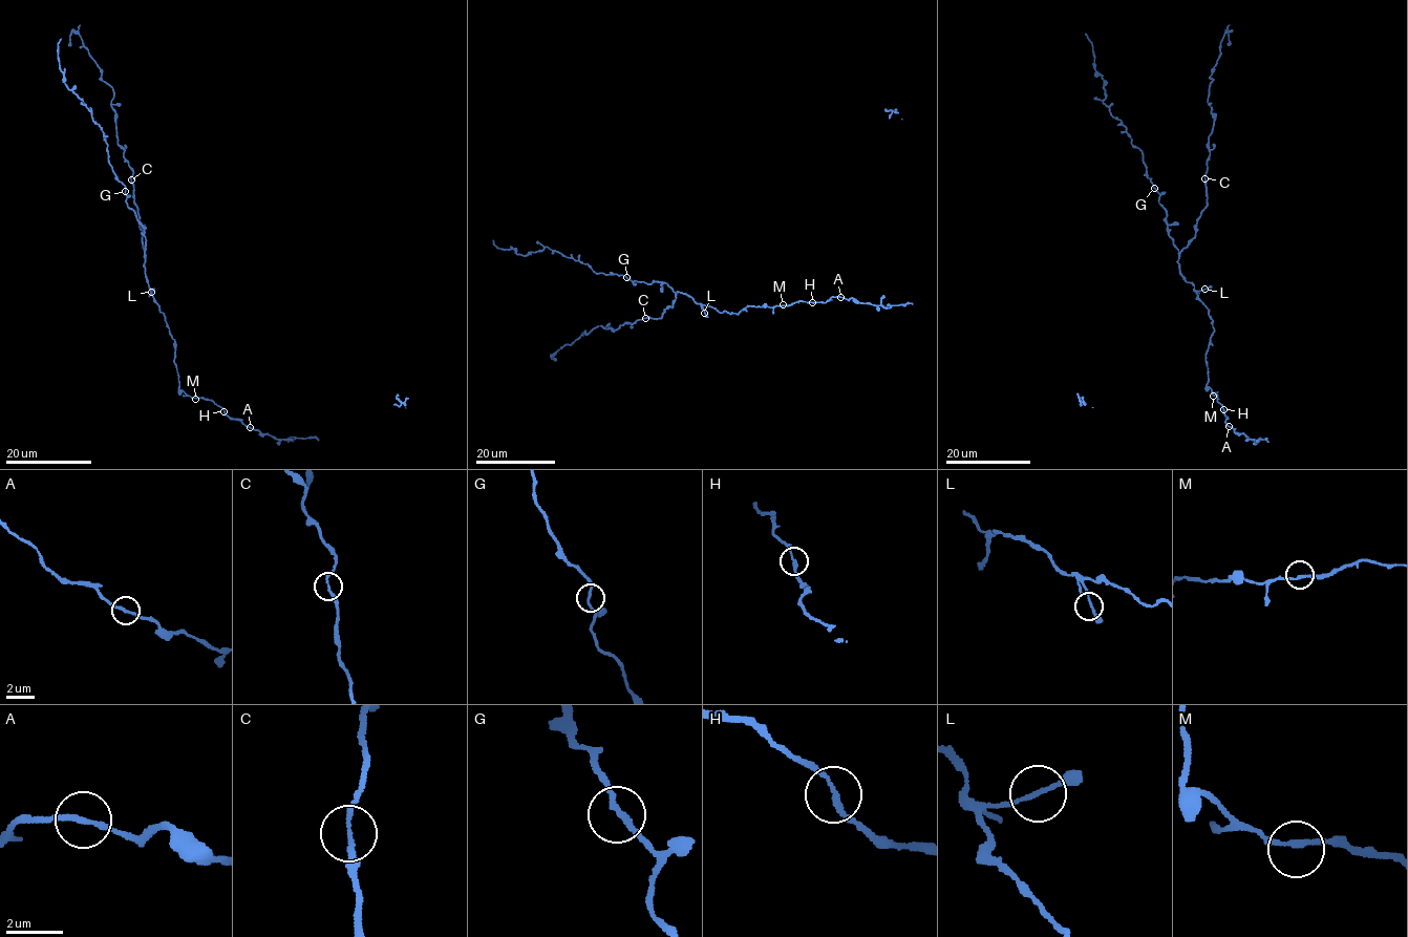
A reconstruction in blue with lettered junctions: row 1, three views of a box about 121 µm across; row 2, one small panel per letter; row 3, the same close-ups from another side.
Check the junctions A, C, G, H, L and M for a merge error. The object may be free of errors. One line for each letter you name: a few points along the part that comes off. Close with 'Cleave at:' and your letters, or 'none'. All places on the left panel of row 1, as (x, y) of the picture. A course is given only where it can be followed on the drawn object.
Cleave at: none

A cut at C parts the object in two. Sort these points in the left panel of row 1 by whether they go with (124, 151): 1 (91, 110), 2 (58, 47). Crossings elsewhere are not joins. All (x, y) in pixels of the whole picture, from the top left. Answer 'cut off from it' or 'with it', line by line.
1: cut off from it
2: cut off from it

